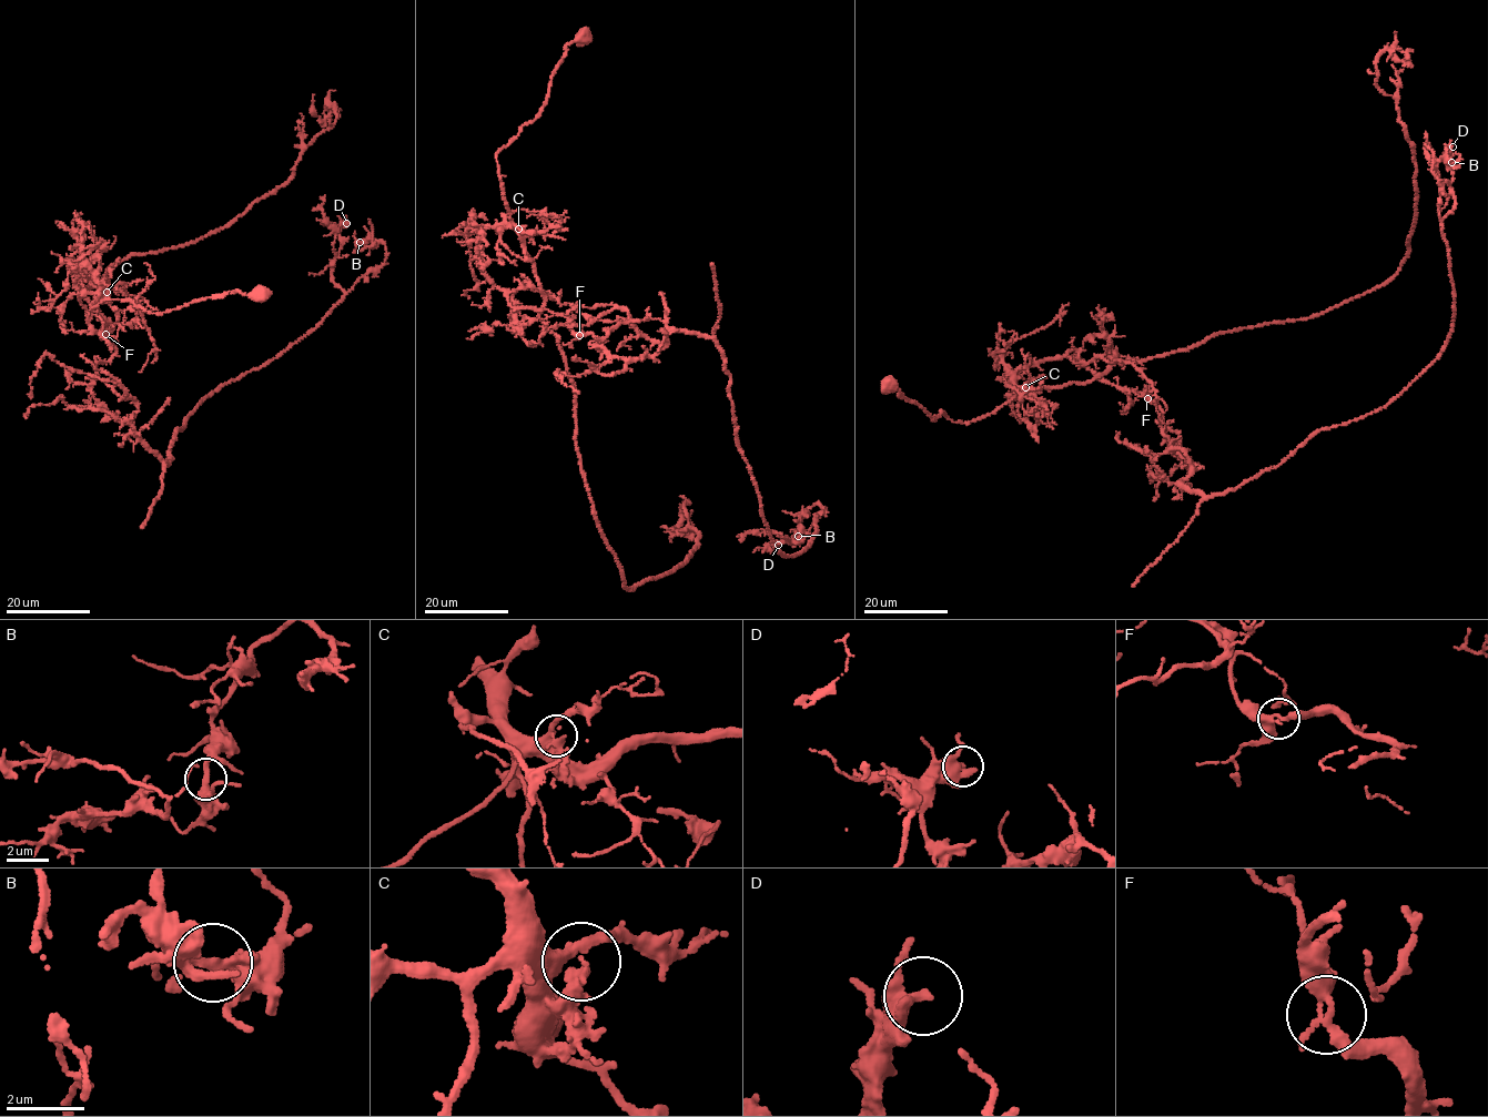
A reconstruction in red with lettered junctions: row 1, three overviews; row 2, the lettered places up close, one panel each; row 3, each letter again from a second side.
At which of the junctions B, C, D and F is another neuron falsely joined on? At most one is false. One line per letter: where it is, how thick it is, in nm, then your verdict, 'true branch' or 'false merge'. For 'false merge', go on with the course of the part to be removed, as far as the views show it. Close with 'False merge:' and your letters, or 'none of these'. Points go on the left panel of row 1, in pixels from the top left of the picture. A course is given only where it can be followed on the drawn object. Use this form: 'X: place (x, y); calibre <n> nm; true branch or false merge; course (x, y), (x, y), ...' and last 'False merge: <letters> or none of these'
B: place (360, 242); calibre 300 nm; true branch
C: place (107, 292); calibre 340 nm; true branch
D: place (346, 223); calibre 340 nm; true branch
F: place (105, 334); calibre 320 nm; false merge; course (105, 334), (115, 353), (98, 363), (91, 393), (166, 466), (199, 404), (381, 266), (385, 245), (355, 232)
False merge: F

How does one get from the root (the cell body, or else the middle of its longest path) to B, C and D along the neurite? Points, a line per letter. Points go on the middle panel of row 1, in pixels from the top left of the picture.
B: (581, 36), (496, 154), (512, 223), (482, 267), (611, 357), (712, 337), (783, 556), (822, 507), (798, 536)
C: (581, 36), (566, 46), (539, 115), (496, 154), (510, 220), (518, 229)
D: (581, 36), (496, 154), (512, 223), (482, 267), (611, 357), (712, 337), (775, 546), (816, 521), (778, 545)

